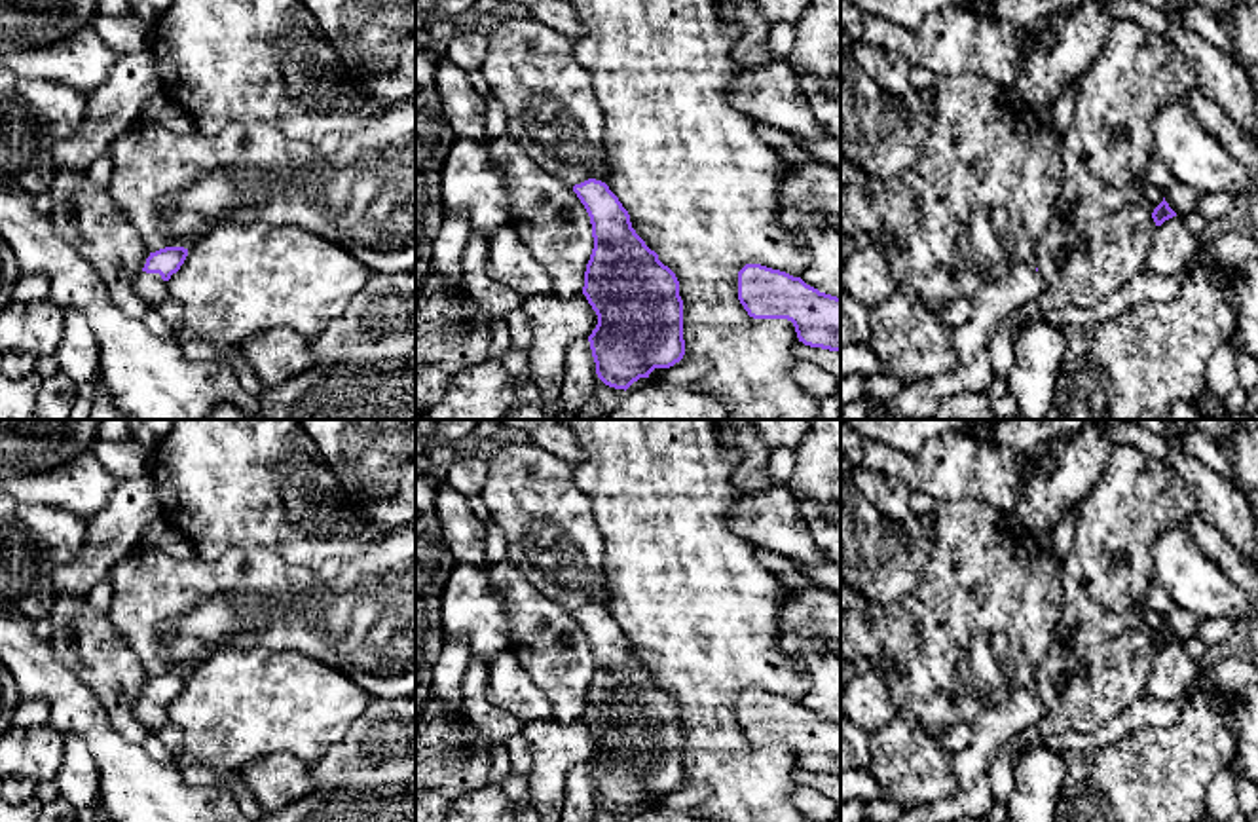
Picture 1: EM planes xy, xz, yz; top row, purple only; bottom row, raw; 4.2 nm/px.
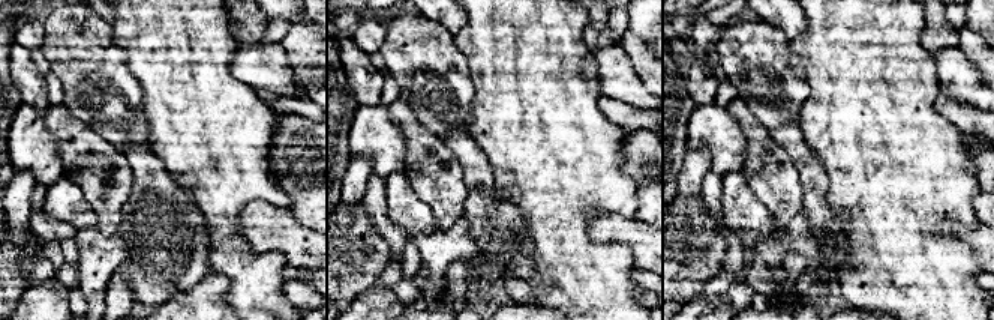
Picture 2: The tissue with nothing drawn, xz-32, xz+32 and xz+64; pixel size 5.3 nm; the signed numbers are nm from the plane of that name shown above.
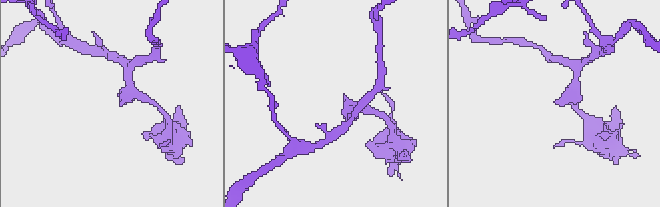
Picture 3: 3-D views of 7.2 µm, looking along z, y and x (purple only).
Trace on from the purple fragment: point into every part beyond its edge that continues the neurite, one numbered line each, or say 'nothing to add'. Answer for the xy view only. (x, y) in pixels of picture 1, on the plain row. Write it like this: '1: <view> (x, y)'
1: xy (154, 716)

